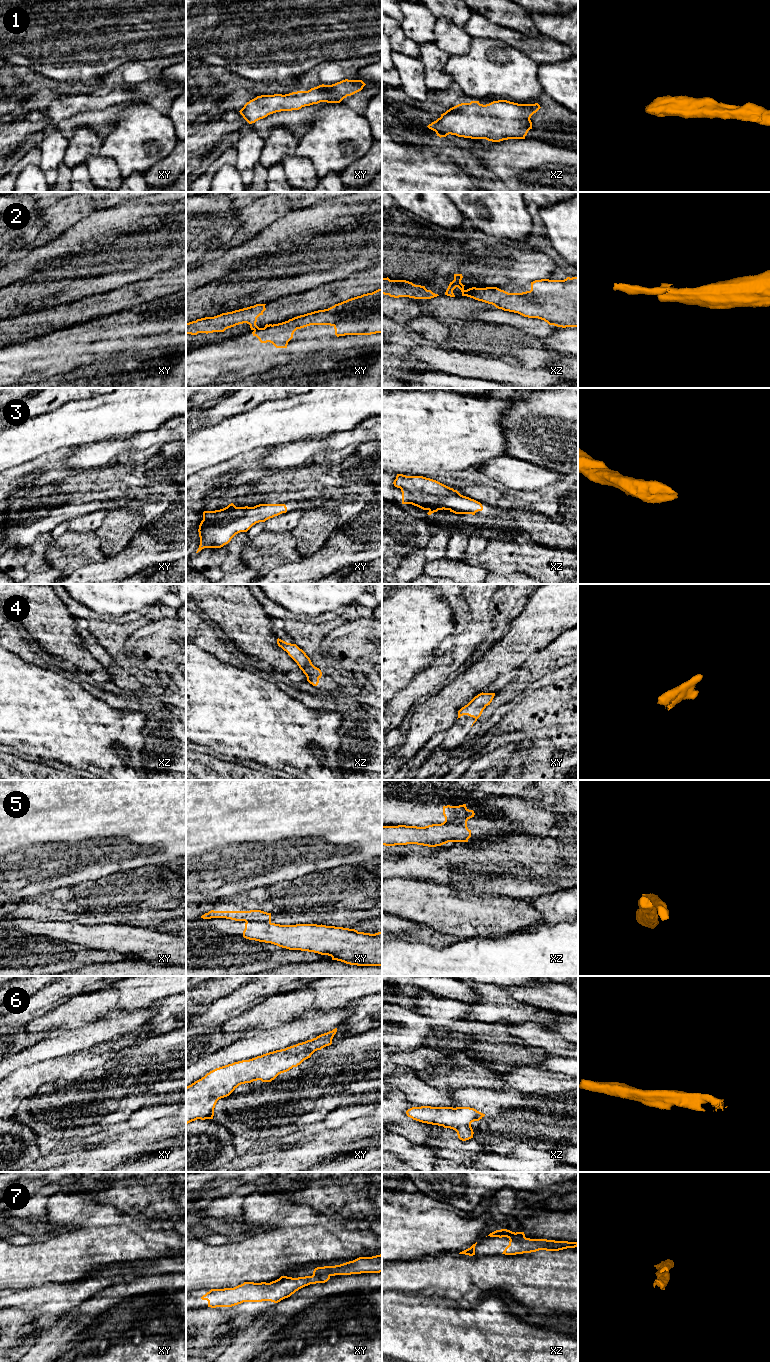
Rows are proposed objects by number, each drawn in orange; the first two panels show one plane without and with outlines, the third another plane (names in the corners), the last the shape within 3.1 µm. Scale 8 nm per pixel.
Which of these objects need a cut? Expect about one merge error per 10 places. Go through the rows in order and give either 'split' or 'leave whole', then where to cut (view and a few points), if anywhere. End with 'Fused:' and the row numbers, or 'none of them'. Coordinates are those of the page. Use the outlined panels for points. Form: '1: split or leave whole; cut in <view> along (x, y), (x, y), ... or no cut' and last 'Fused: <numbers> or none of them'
1: leave whole; no cut
2: split; cut in xz along (465, 290), (466, 295)
3: leave whole; no cut
4: leave whole; no cut
5: split; cut in xy along (270, 921), (246, 922)
6: leave whole; no cut
7: leave whole; no cut
Fused: 2, 5

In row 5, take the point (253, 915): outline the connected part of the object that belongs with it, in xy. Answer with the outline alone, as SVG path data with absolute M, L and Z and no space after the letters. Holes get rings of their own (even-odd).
M211 910L201 916L203 919L226 918L235 921L271 922L271 913L261 910L250 911L214 911Z

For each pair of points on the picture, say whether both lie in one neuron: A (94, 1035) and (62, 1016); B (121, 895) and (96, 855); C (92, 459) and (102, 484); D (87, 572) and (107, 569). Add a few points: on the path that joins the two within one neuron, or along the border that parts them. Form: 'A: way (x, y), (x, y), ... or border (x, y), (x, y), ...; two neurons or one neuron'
A: border (102, 1017), (76, 1029), (58, 1033); two neurons
B: border (131, 869), (108, 874), (86, 882); two neurons
C: border (111, 463), (104, 467), (91, 468), (86, 471); two neurons
D: way (92, 572), (102, 572); one neuron

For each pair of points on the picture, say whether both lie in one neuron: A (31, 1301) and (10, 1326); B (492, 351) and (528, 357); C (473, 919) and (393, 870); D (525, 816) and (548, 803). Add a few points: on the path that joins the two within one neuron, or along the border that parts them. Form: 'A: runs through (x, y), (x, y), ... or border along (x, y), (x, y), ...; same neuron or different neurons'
A: border along (10, 1306), (35, 1312), (38, 1317); different neurons
B: runs through (501, 352), (519, 356); same neuron
C: border along (392, 877), (406, 877), (416, 880); different neurons
D: runs through (531, 813), (535, 809), (542, 807); same neuron

